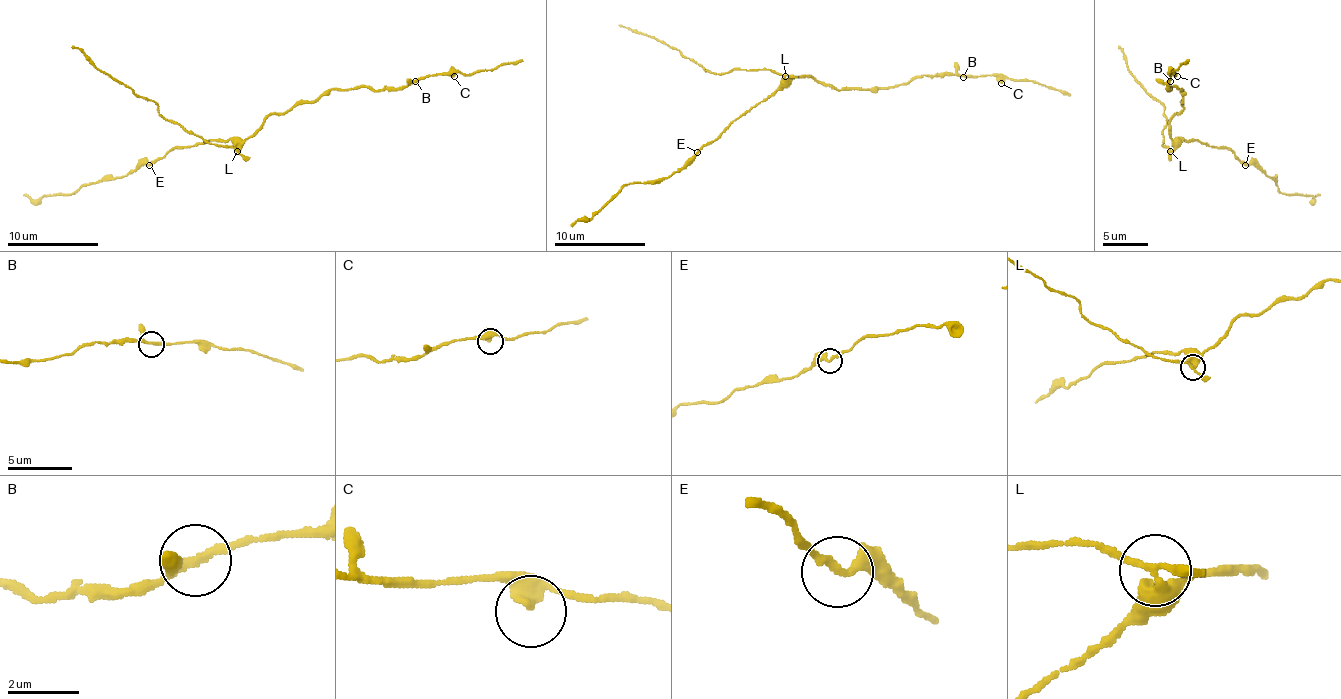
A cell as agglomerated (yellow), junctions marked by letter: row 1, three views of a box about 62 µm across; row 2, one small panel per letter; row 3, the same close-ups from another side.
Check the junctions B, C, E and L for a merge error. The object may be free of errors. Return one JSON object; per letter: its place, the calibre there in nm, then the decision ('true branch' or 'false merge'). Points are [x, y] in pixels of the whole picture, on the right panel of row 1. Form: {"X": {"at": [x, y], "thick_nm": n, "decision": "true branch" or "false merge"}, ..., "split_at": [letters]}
{"B": {"at": [1170, 81], "thick_nm": 200, "decision": "true branch"}, "C": {"at": [1177, 76], "thick_nm": 280, "decision": "true branch"}, "E": {"at": [1245, 165], "thick_nm": 240, "decision": "true branch"}, "L": {"at": [1170, 151], "thick_nm": 240, "decision": "false merge"}, "split_at": ["L"]}

